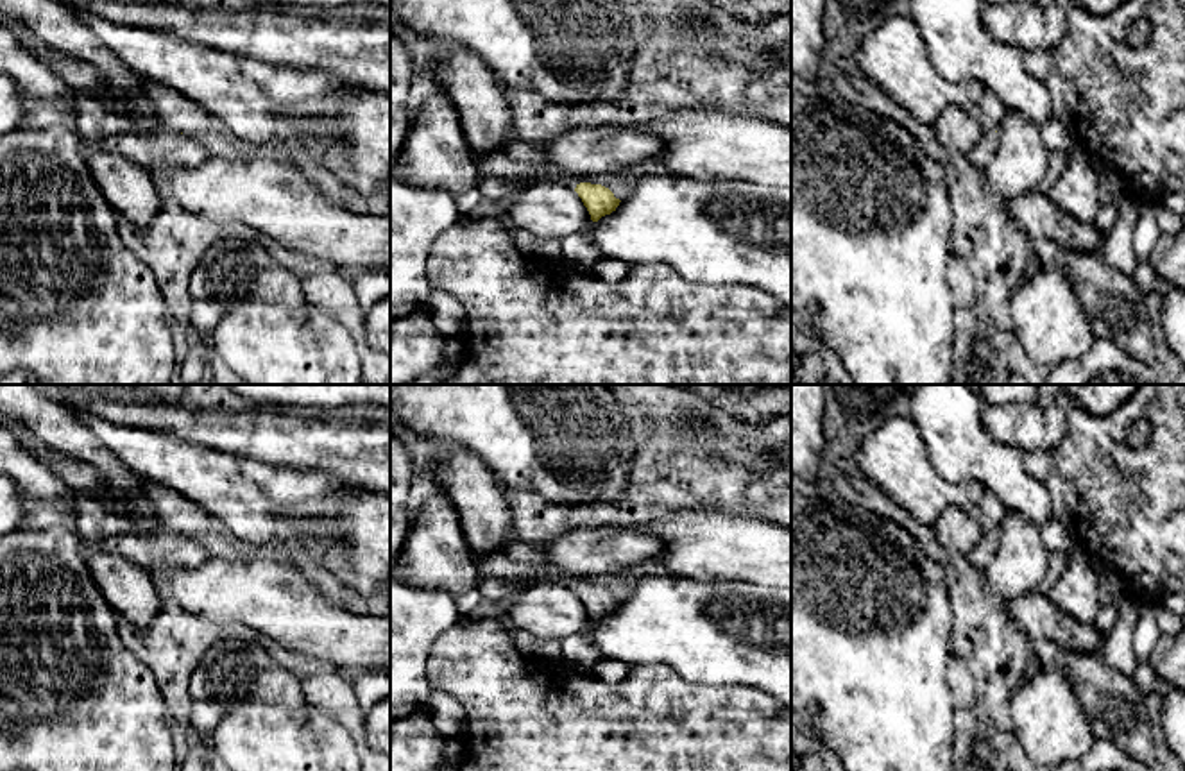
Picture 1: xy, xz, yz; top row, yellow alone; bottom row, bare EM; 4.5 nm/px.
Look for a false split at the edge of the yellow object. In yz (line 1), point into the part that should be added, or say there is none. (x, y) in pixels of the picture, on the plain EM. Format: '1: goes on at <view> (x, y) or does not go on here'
1: does not go on here

